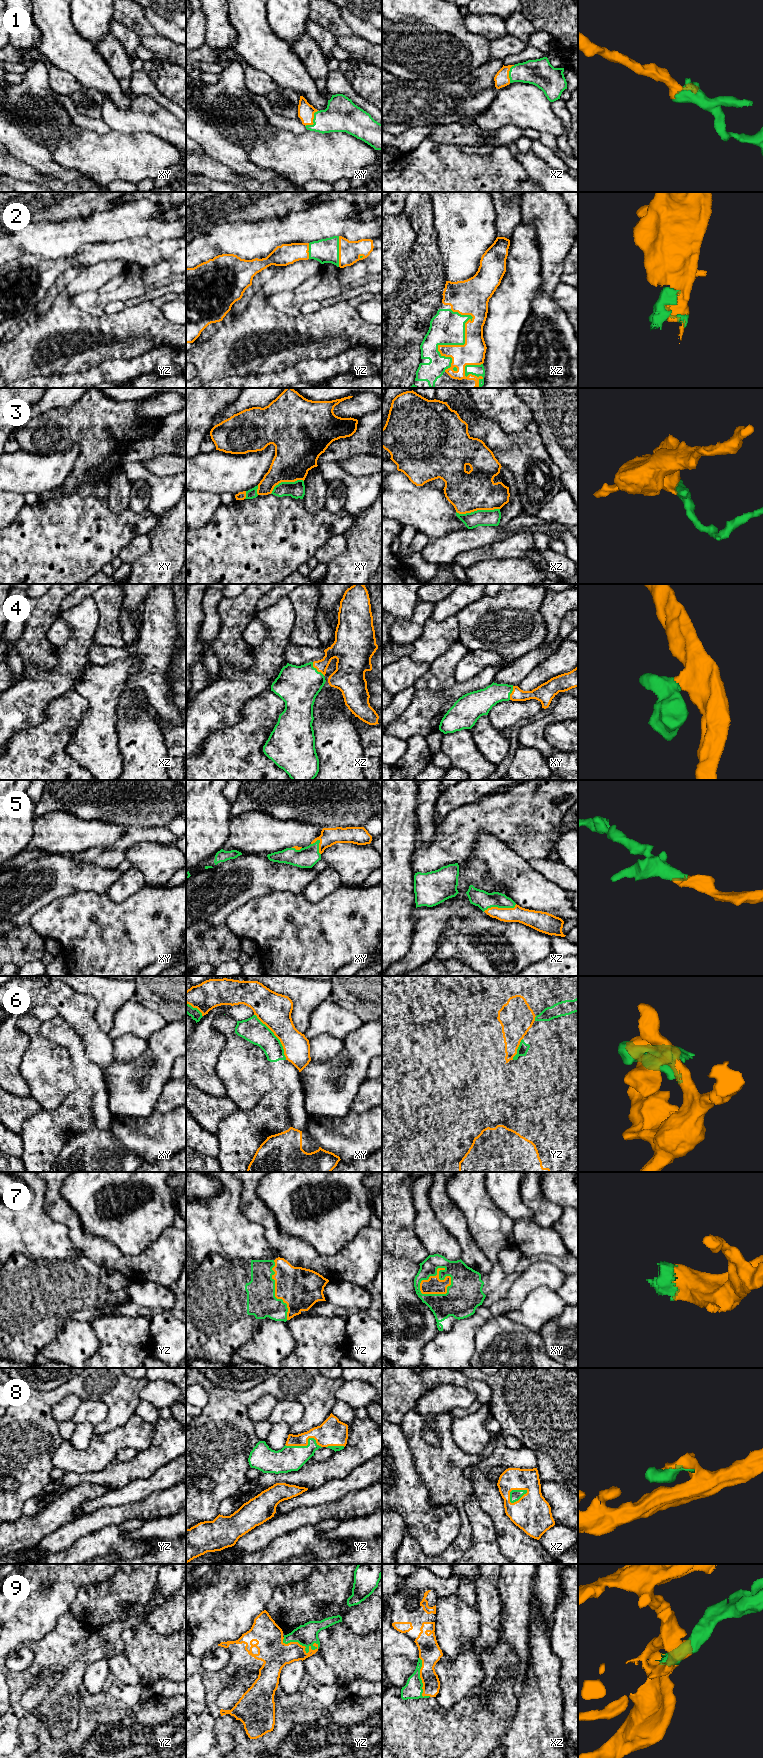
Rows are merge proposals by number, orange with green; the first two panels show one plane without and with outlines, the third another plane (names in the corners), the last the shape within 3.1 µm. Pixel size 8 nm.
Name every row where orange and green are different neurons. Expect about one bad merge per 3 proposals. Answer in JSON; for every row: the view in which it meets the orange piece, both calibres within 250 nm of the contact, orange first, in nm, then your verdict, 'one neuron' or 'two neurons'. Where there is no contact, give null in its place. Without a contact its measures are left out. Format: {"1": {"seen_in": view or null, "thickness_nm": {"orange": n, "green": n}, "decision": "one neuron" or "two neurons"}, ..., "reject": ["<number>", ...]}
{"1": {"seen_in": "xy", "thickness_nm": {"orange": 130, "green": 280}, "decision": "one neuron"}, "2": {"seen_in": "xz", "thickness_nm": {"orange": 190, "green": 280}, "decision": "one neuron"}, "3": {"seen_in": "xz", "thickness_nm": {"orange": 320, "green": 130}, "decision": "two neurons"}, "4": {"seen_in": "xz", "thickness_nm": {"orange": 240, "green": 320}, "decision": "one neuron"}, "5": {"seen_in": "xz", "thickness_nm": {"orange": 130, "green": 140}, "decision": "one neuron"}, "6": {"seen_in": "xy", "thickness_nm": {"orange": 280, "green": 190}, "decision": "two neurons"}, "7": {"seen_in": "xy", "thickness_nm": {"orange": 140, "green": 190}, "decision": "one neuron"}, "8": {"seen_in": "yz", "thickness_nm": {"orange": 220, "green": 200}, "decision": "one neuron"}, "9": {"seen_in": "yz", "thickness_nm": {"orange": 240, "green": 180}, "decision": "one neuron"}, "reject": ["3", "6"]}

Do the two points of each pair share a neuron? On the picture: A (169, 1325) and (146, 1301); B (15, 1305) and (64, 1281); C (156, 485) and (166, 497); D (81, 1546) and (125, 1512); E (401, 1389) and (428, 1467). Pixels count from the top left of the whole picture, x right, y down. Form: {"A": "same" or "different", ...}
{"A": "same", "B": "same", "C": "same", "D": "different", "E": "different"}

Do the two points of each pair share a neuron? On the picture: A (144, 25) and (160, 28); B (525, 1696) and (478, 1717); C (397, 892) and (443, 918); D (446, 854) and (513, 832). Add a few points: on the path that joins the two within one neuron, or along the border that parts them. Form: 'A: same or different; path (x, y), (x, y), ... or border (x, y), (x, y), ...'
A: different; border (143, 10), (146, 19), (158, 34)
B: different; border (517, 1690), (516, 1712), (510, 1721)
C: different; border (416, 908), (414, 910), (416, 922), (412, 931)
D: same; path (463, 837), (474, 826), (496, 826)

